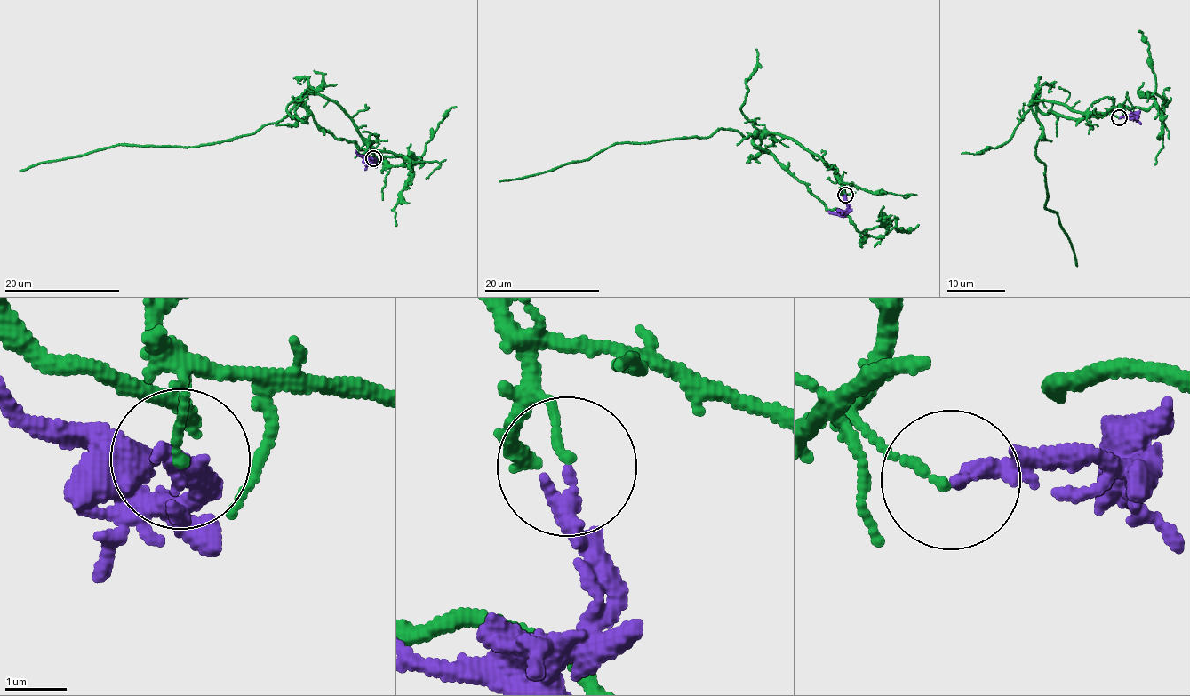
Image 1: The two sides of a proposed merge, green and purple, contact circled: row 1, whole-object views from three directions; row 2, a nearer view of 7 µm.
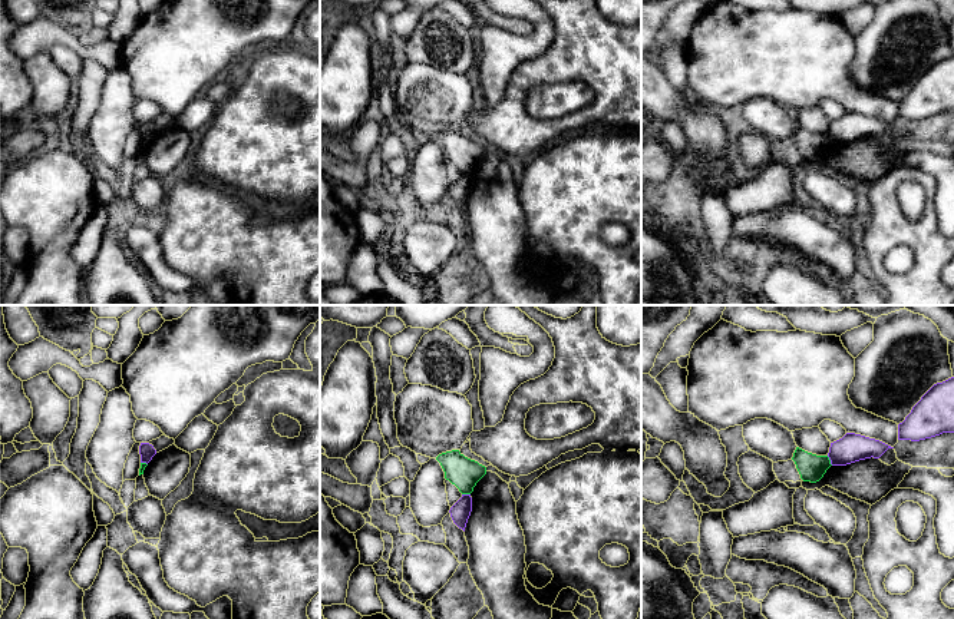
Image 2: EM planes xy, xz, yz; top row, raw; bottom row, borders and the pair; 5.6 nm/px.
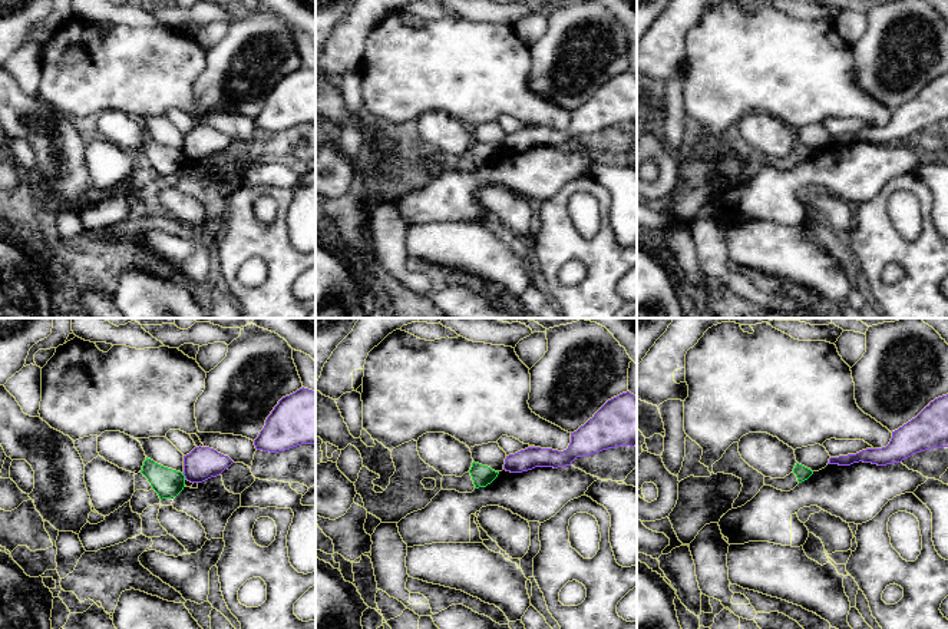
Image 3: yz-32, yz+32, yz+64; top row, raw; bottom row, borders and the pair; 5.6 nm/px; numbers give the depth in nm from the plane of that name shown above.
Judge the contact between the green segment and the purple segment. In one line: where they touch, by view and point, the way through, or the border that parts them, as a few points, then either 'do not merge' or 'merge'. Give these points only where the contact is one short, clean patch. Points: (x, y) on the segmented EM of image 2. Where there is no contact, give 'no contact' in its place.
yz (829, 460) | along yz (827, 456), (832, 464) | do not merge

